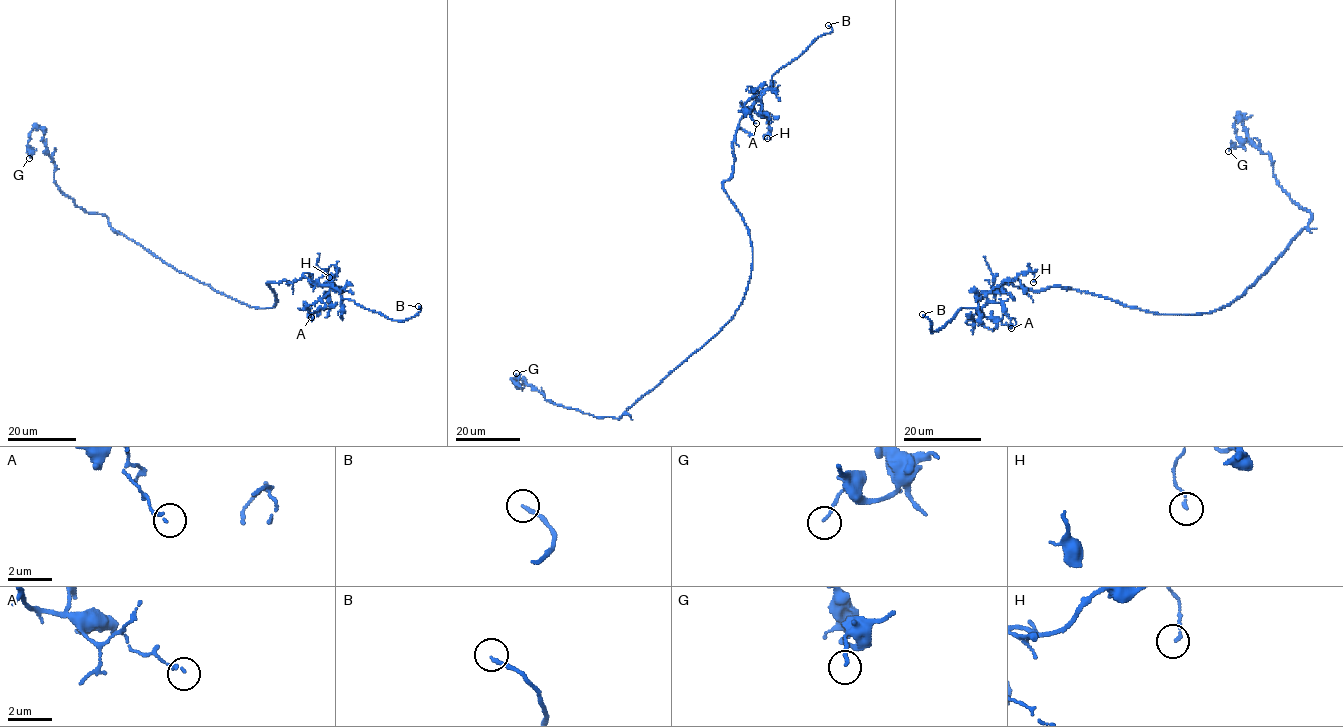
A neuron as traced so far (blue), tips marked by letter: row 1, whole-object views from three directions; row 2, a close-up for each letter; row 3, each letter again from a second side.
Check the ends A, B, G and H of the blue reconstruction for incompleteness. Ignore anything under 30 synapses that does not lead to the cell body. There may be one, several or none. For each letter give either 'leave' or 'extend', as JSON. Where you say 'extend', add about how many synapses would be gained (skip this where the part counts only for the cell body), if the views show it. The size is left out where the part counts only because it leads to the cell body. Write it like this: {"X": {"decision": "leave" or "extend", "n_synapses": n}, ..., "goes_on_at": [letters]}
{"A": {"decision": "leave"}, "B": {"decision": "extend"}, "G": {"decision": "leave"}, "H": {"decision": "leave"}, "goes_on_at": ["B"]}

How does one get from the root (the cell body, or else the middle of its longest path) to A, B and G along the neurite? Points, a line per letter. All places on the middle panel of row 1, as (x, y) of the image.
A: (740, 304), (753, 250), (723, 183), (733, 171), (739, 120), (763, 91), (760, 101), (745, 104), (756, 123)
B: (740, 304), (753, 250), (723, 187), (735, 132), (772, 76), (830, 34), (828, 25)
G: (740, 304), (719, 332), (618, 419), (552, 403), (531, 385), (514, 382), (516, 373)

